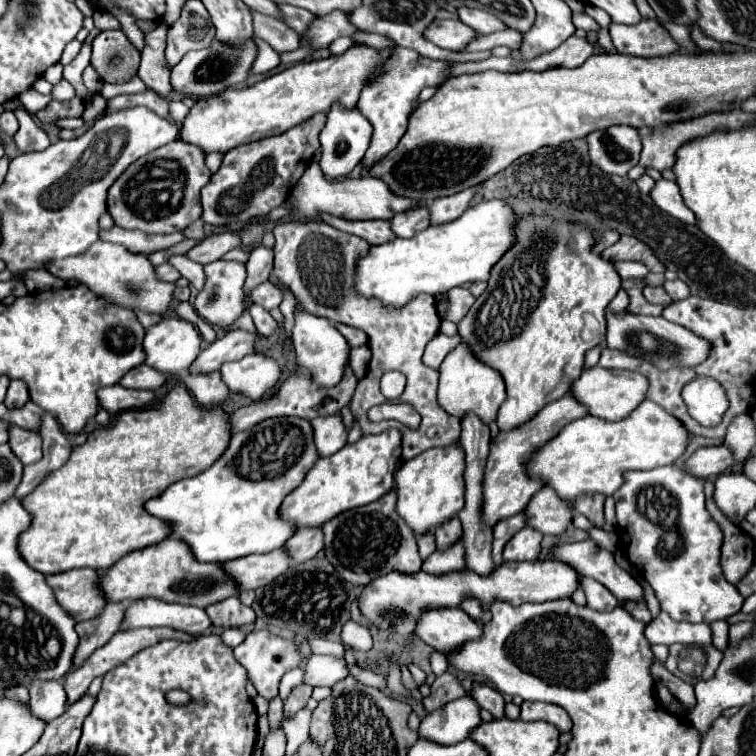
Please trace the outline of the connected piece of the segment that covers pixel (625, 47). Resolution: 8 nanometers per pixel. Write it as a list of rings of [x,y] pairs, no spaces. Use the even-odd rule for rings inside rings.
[[[641,20],[639,24],[633,26],[611,24],[609,34],[617,52],[627,56],[653,58],[653,56],[671,56],[679,52],[679,44],[657,20]]]

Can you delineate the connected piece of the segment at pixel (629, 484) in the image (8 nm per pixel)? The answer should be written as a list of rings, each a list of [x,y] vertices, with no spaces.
[[[661,466],[661,468],[653,468],[653,470],[635,470],[635,472],[625,472],[623,474],[625,482],[623,486],[613,494],[615,498],[615,506],[617,506],[617,524],[619,524],[619,536],[621,536],[621,542],[625,542],[627,546],[627,558],[631,564],[635,564],[641,572],[643,572],[643,578],[651,584],[651,588],[655,590],[655,596],[661,604],[661,610],[667,612],[673,620],[685,620],[685,622],[705,622],[705,624],[711,624],[715,620],[727,620],[729,616],[733,616],[735,612],[741,610],[741,604],[743,604],[743,596],[735,590],[733,584],[729,584],[723,574],[721,574],[721,566],[719,566],[719,548],[721,548],[721,540],[723,540],[723,534],[719,530],[719,526],[713,522],[713,518],[709,516],[709,512],[705,510],[705,494],[703,494],[703,480],[687,474],[685,470],[681,470],[679,466]]]

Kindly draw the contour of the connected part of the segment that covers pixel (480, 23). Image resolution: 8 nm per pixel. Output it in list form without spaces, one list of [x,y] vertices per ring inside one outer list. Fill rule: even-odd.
[[[459,8],[459,20],[467,26],[471,26],[477,34],[491,34],[491,32],[499,32],[499,30],[507,30],[509,26],[505,26],[505,22],[501,22],[499,18],[495,18],[489,12],[483,10],[473,10],[473,8]]]

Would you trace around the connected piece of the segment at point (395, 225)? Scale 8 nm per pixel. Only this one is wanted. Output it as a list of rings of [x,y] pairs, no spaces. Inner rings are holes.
[[[417,204],[413,210],[405,210],[405,214],[395,214],[391,220],[391,228],[401,238],[411,238],[417,230],[425,230],[429,226],[429,208],[427,204]]]

